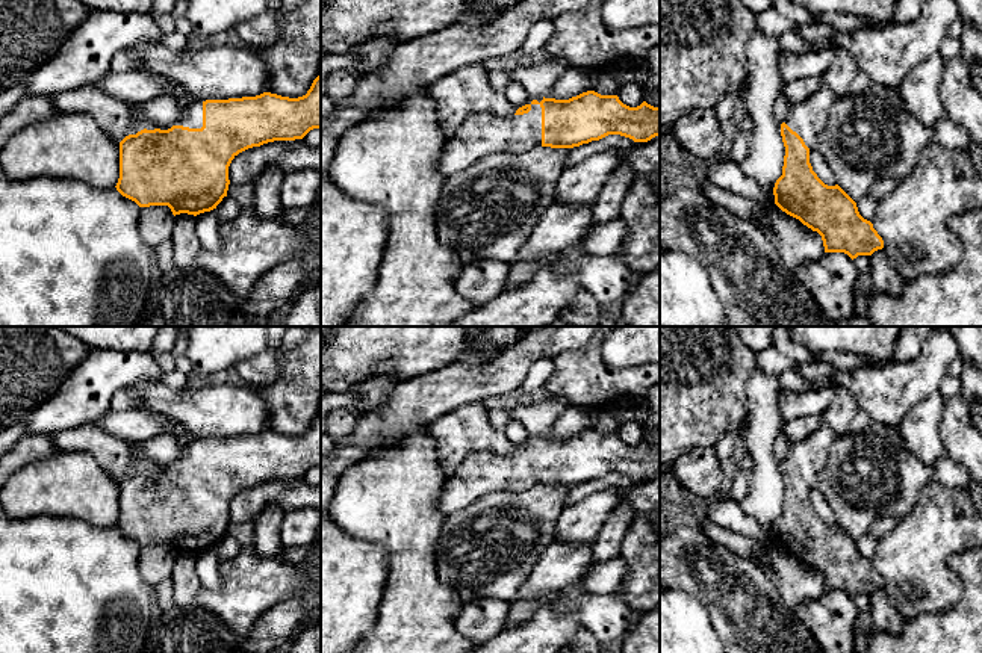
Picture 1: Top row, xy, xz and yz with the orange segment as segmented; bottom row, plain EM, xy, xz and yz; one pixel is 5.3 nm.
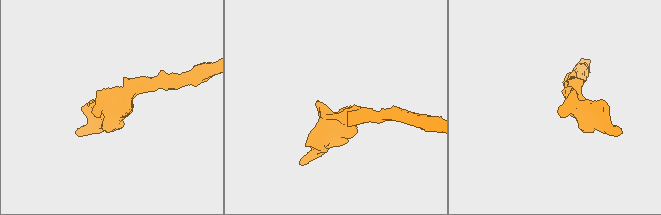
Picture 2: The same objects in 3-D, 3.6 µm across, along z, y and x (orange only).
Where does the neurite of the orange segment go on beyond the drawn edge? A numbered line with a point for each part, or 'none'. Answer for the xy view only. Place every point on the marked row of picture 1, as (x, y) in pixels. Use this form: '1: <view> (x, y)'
1: xy (191, 117)

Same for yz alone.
1: yz (807, 118)

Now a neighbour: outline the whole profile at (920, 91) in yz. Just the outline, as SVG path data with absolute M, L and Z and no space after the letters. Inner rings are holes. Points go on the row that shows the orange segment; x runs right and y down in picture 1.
M935 53L909 71L899 91L906 110L925 125L934 127L943 116L941 79L946 59Z

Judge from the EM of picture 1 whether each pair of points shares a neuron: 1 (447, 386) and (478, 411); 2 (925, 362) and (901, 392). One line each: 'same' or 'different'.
1: different
2: same

